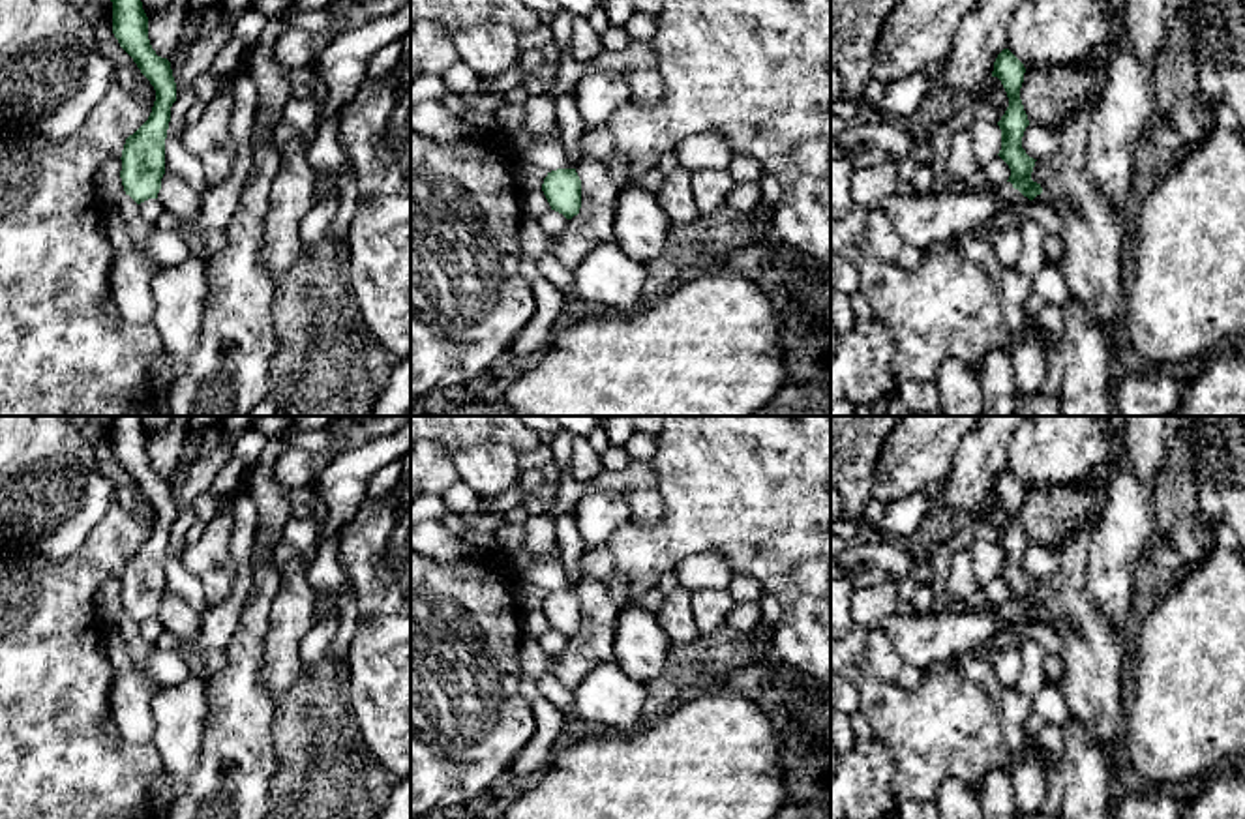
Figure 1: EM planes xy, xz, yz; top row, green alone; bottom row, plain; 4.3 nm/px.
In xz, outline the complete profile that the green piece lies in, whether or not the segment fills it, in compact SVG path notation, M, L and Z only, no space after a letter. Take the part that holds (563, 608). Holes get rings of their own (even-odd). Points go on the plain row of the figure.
M557 588L548 592L542 603L542 611L551 630L572 639L581 628L581 600L576 588Z

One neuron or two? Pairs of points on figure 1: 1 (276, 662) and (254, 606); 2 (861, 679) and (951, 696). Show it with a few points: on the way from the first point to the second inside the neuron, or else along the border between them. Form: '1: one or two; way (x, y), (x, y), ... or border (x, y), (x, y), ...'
1: two; border (278, 591), (263, 641), (259, 677)
2: one; way (884, 699), (929, 699)

